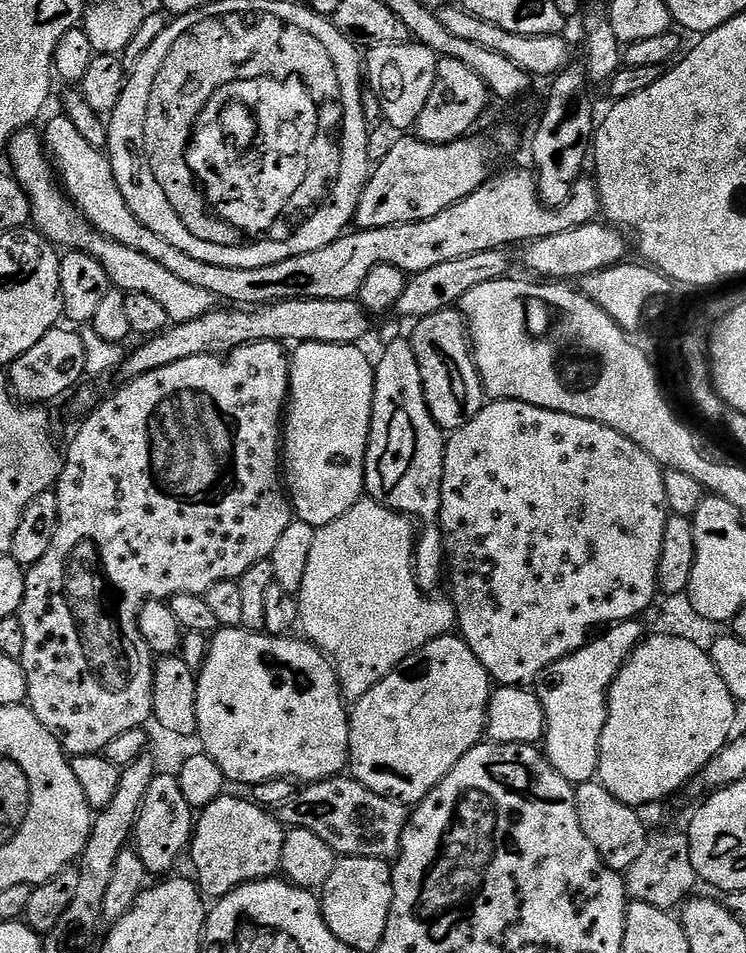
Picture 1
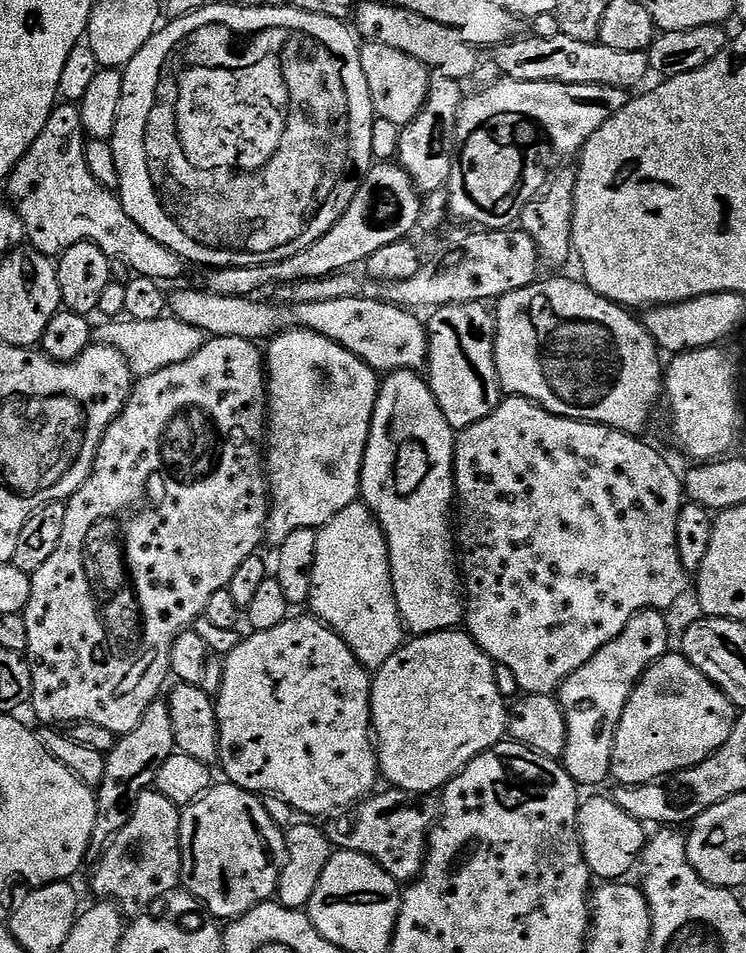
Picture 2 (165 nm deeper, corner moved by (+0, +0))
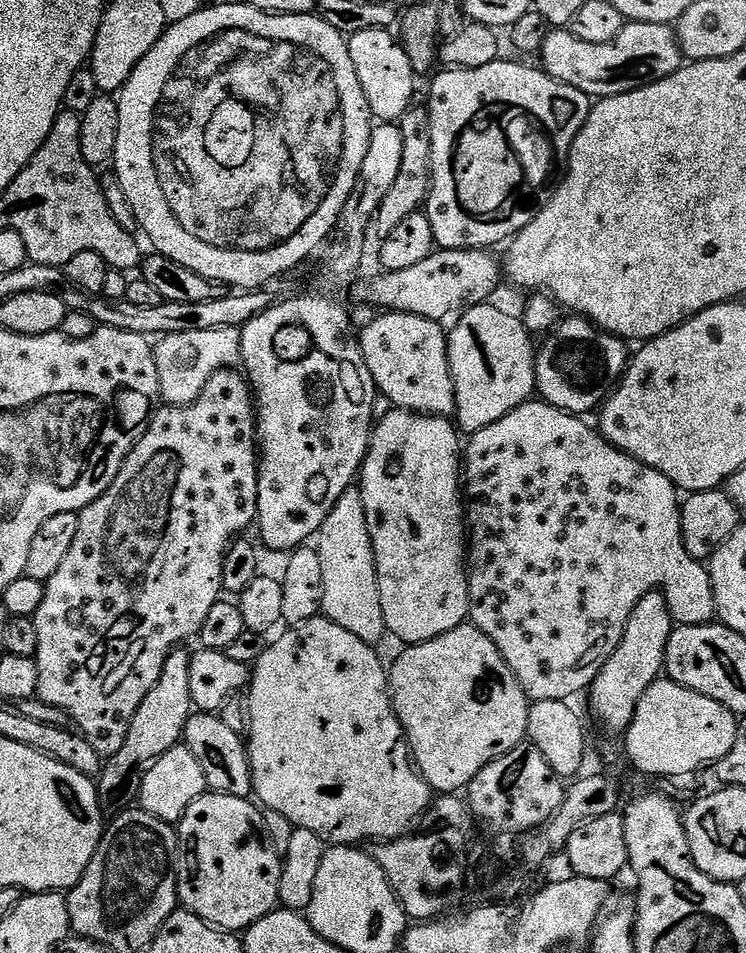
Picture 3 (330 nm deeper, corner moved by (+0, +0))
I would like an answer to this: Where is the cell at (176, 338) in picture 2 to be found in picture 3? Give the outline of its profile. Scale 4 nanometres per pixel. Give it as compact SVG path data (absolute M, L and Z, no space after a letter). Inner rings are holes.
M211 328L159 337L154 351L163 403L168 406L194 404L216 372L235 369L240 364L240 334L238 328Z

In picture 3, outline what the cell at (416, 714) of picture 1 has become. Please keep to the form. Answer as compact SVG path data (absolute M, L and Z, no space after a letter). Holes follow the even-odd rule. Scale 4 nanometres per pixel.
M465 622L430 642L414 644L403 651L390 664L388 686L392 689L392 705L404 727L412 762L433 793L456 794L467 789L487 764L525 743L530 707L528 695L502 658L498 646L494 646L491 638L482 634L475 624Z

